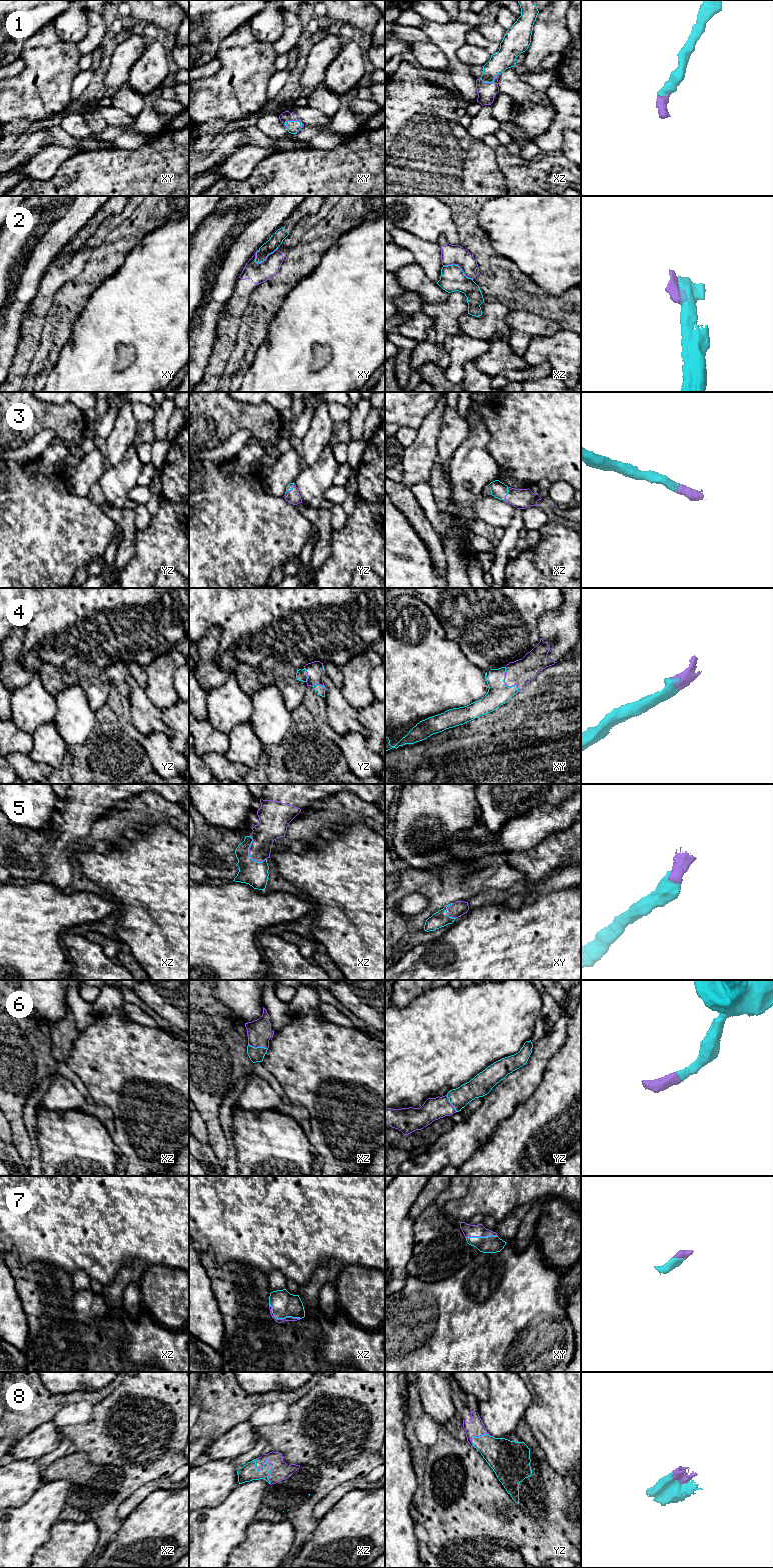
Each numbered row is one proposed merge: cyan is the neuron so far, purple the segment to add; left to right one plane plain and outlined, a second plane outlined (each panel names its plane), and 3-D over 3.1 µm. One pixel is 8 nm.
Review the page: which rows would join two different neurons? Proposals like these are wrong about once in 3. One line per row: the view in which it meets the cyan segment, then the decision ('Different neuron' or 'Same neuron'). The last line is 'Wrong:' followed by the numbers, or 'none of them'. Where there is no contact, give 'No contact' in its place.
1: Touches cyan in xy. Same neuron
2: Touches cyan in xy. Different neuron
3: Touches cyan in xz. Same neuron
4: Touches cyan in xy. Same neuron
5: Touches cyan in xz. Same neuron
6: Touches cyan in xz. Same neuron
7: Touches cyan in xz. Same neuron
8: Touches cyan in xz. Same neuron
Wrong: 2

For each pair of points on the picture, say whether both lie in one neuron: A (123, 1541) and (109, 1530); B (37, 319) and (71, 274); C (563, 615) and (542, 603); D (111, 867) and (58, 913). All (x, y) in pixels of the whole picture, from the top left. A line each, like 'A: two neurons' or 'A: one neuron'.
A: two neurons
B: one neuron
C: two neurons
D: two neurons

